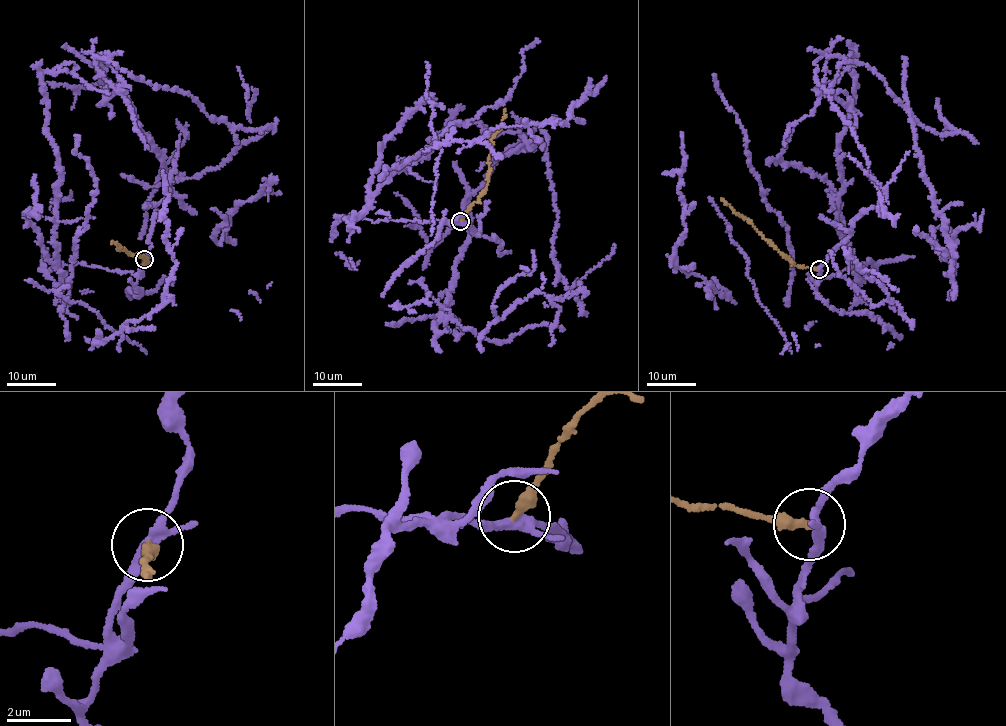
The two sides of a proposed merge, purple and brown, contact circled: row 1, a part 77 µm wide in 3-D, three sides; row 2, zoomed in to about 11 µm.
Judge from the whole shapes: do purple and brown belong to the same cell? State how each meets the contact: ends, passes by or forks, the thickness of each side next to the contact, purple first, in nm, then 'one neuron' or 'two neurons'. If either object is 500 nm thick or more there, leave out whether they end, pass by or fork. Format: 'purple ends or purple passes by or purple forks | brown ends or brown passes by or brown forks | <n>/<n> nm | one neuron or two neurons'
purple forks | brown ends | 220/340 nm | two neurons

